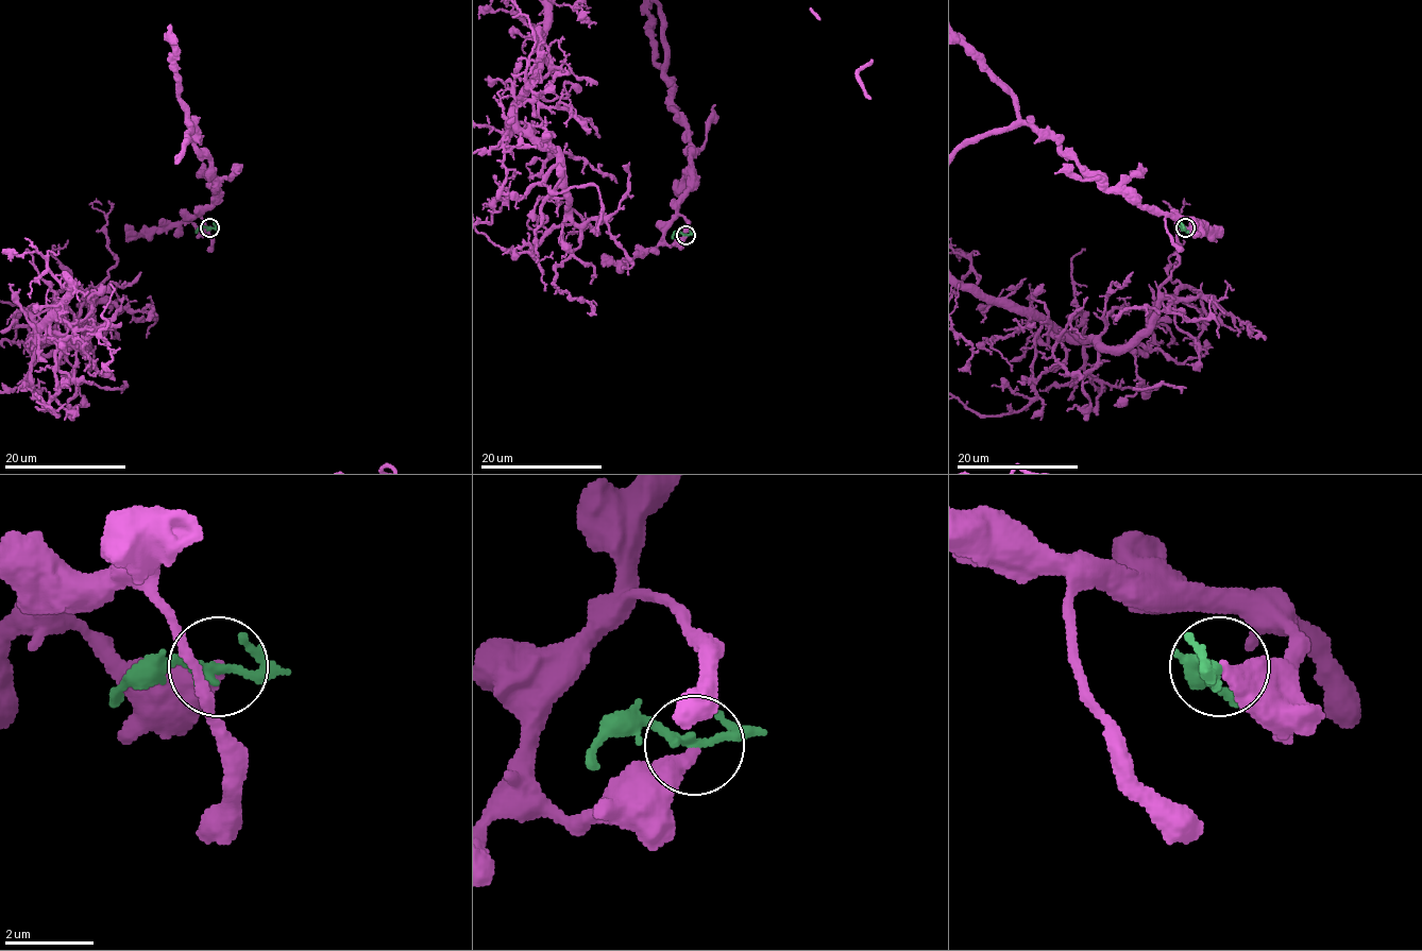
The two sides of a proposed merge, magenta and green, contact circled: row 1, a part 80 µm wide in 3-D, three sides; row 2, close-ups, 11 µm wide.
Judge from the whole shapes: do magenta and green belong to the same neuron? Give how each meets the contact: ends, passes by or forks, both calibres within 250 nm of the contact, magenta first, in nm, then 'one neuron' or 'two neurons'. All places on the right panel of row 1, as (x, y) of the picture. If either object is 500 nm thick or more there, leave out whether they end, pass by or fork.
magenta ends; green passes by; calibres 380 and 190 nm; two neurons

